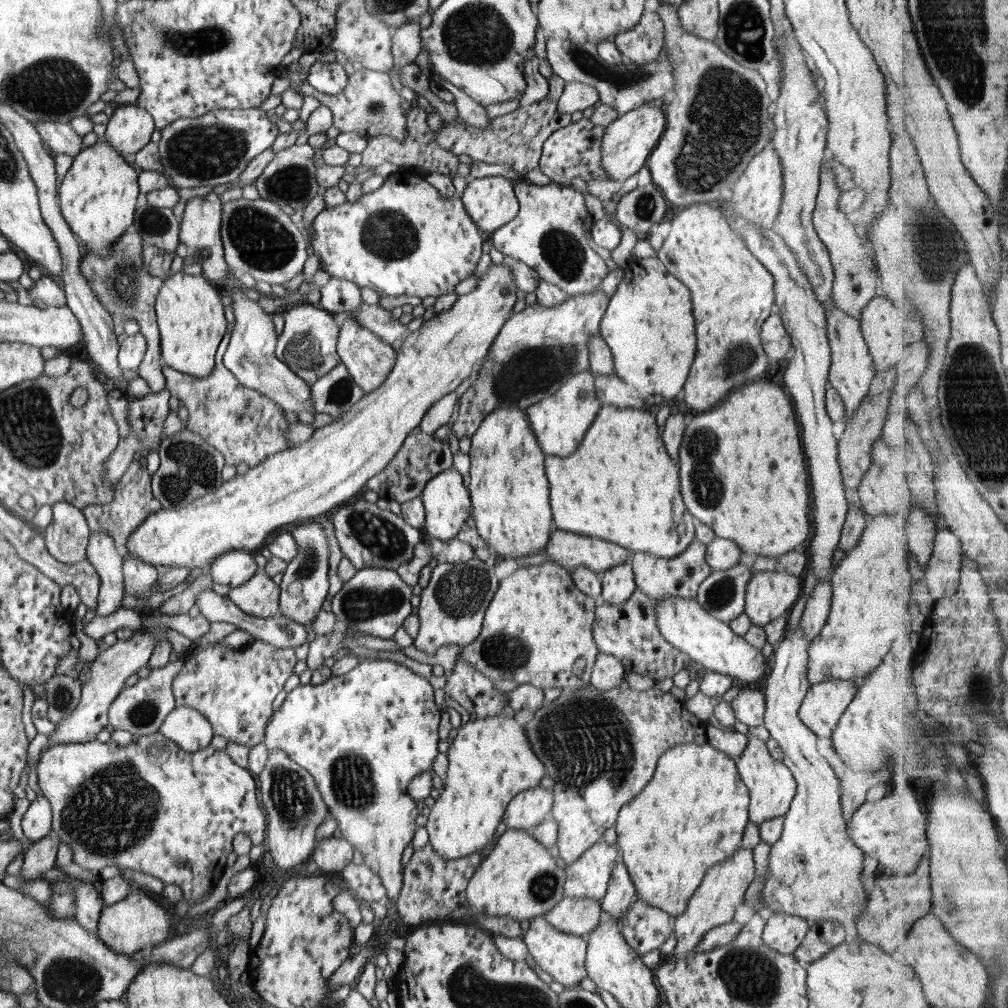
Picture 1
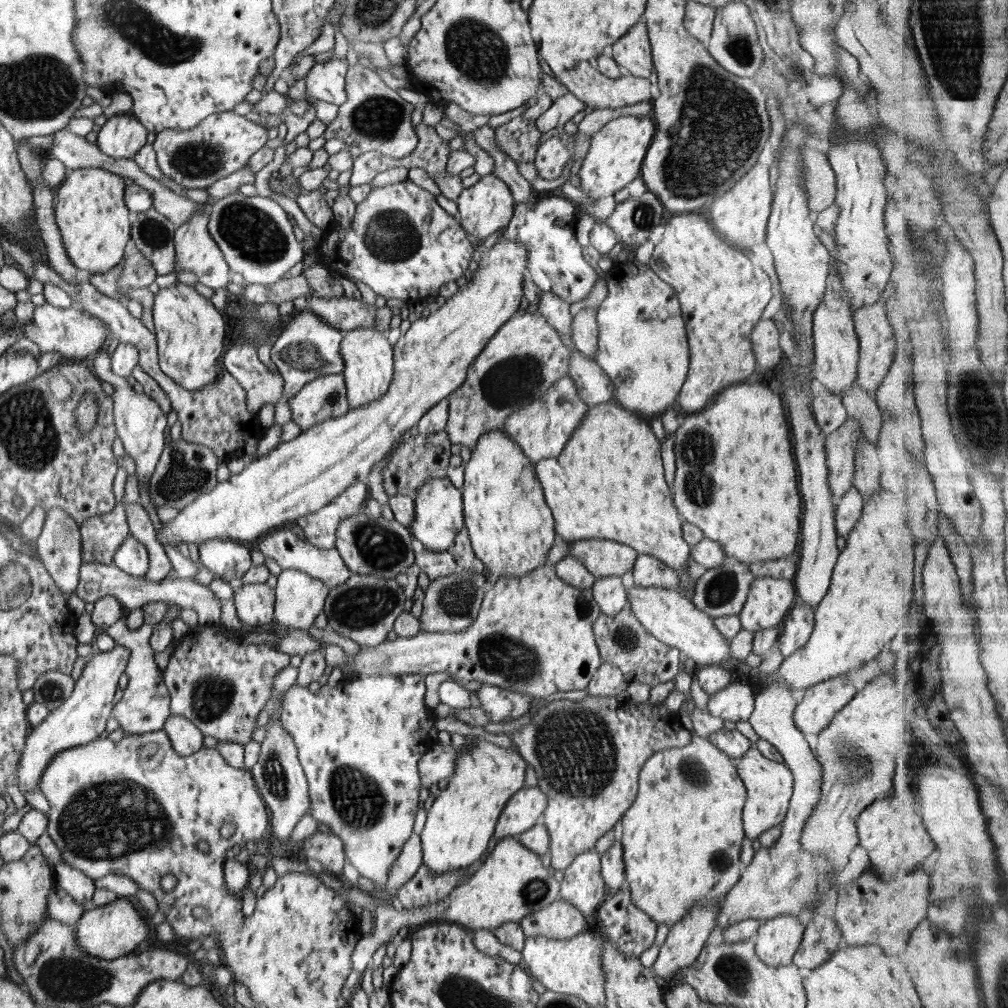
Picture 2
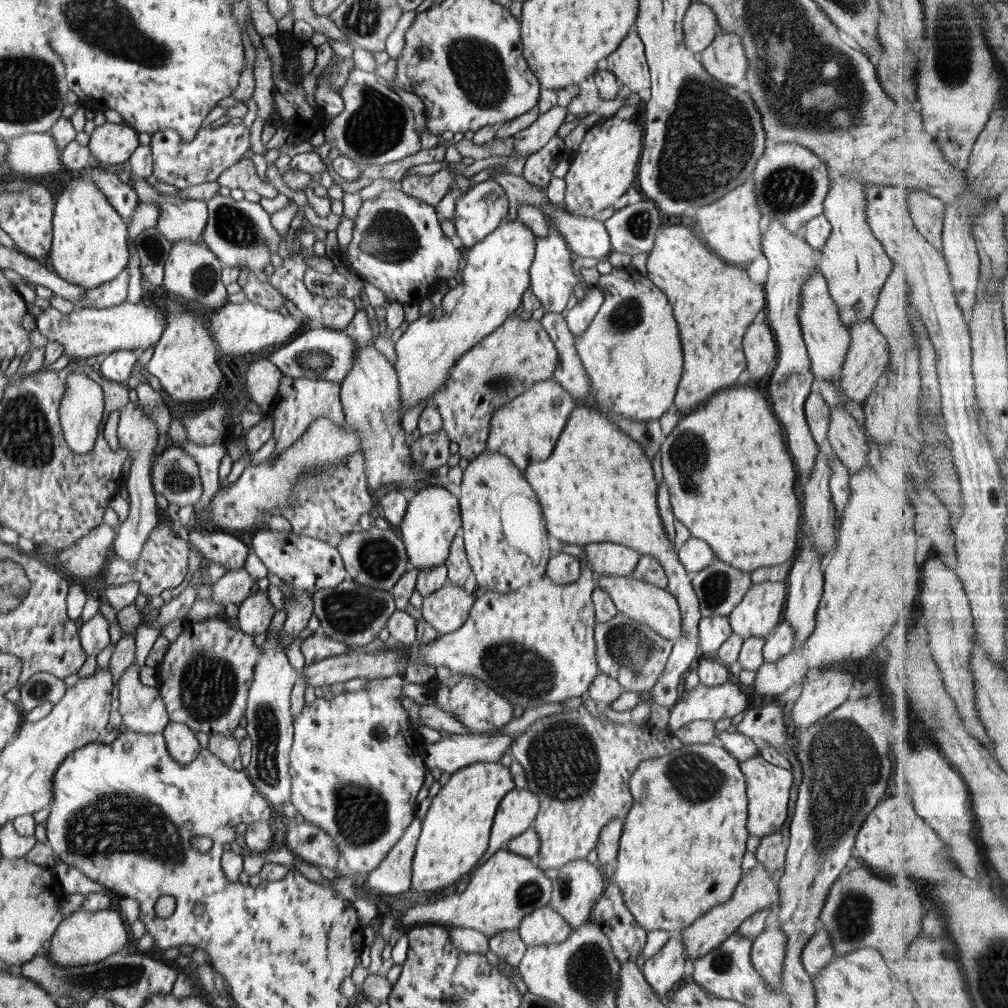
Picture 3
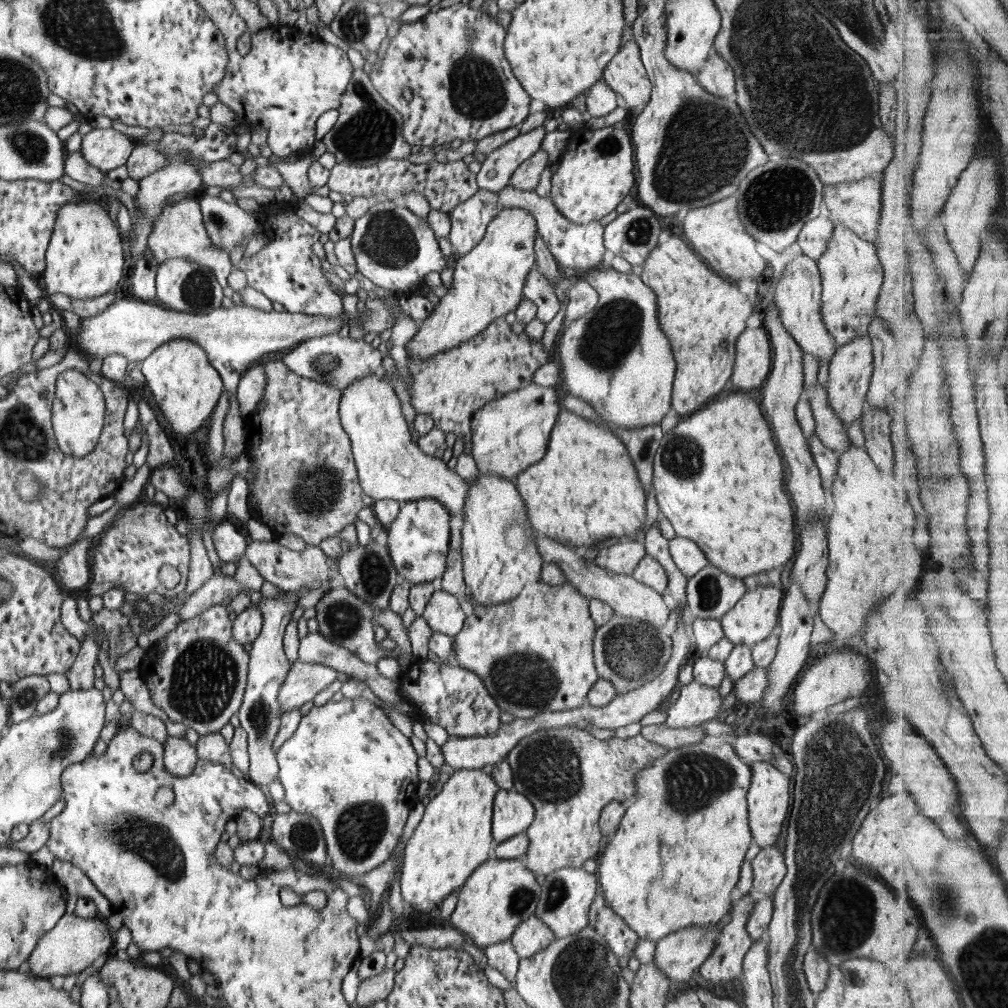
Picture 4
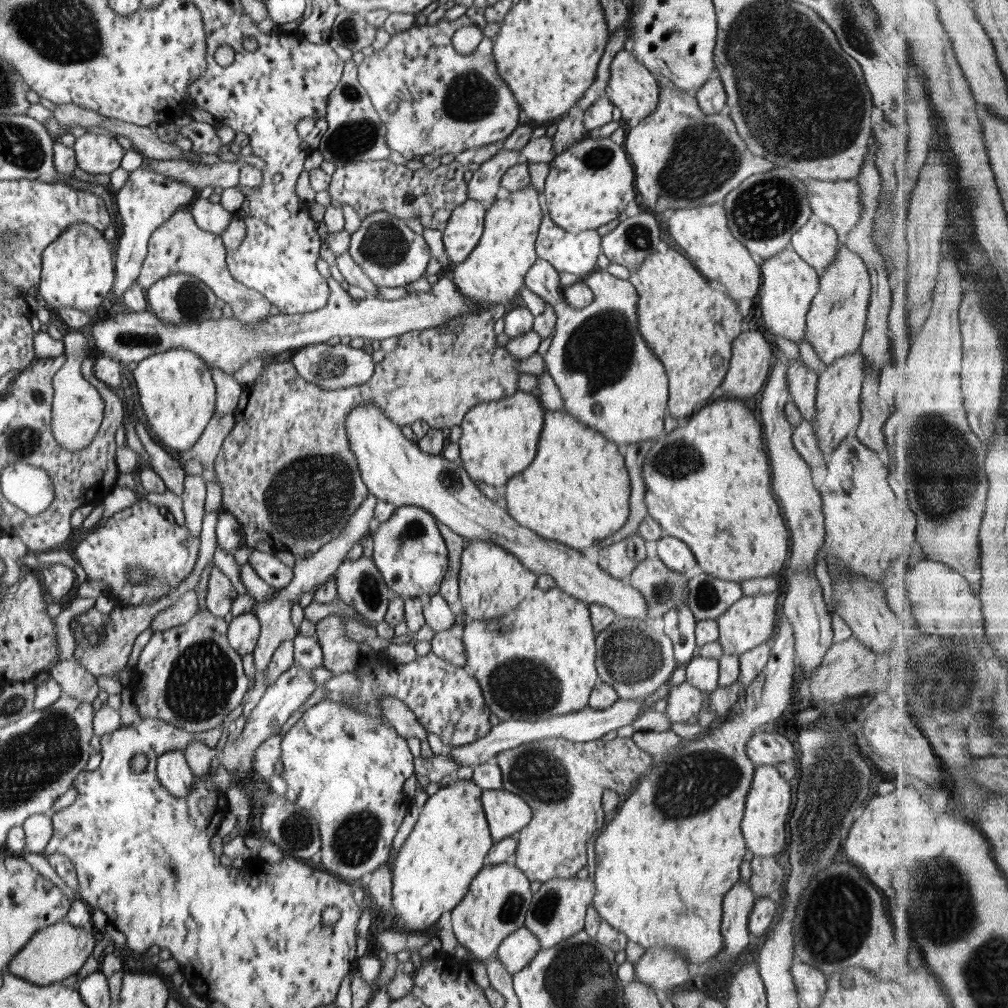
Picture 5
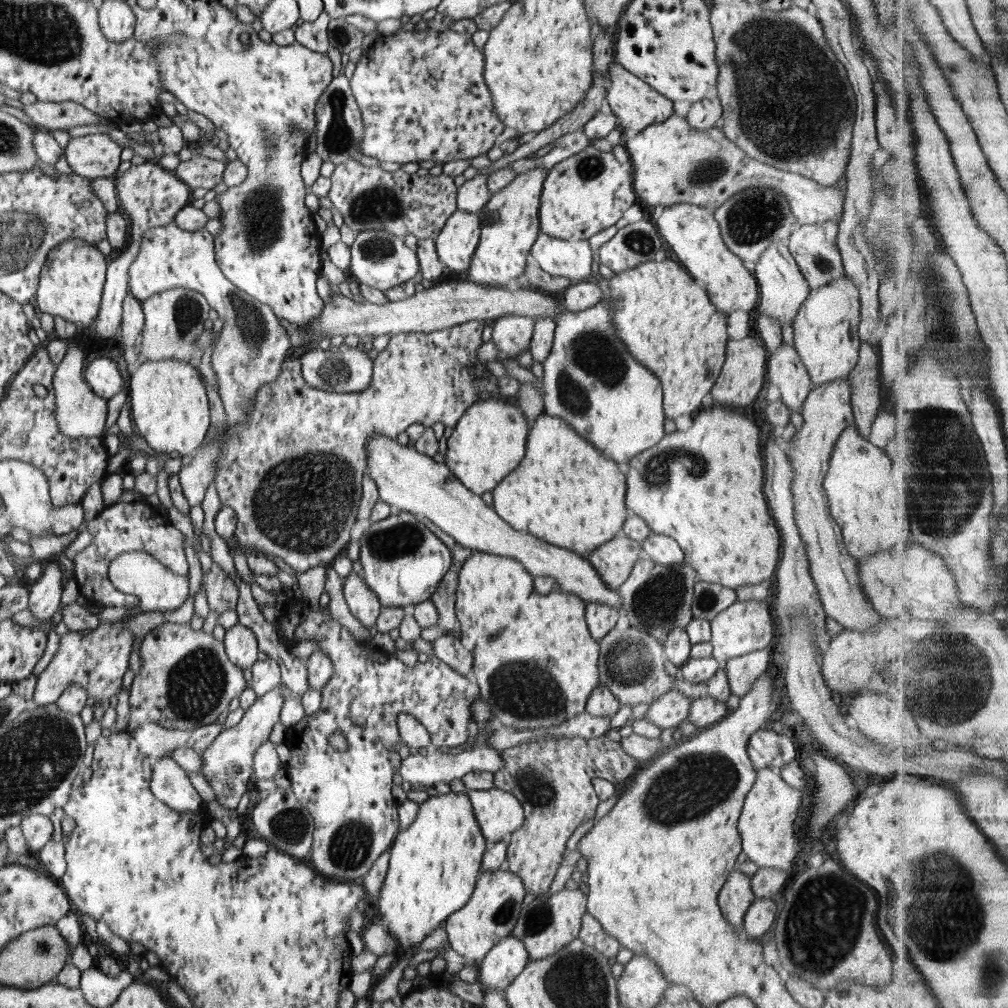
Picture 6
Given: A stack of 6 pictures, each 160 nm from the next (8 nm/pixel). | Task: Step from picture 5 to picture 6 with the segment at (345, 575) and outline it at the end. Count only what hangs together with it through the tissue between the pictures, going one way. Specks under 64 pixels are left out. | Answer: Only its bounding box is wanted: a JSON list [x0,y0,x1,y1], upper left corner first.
[343,572,383,629]

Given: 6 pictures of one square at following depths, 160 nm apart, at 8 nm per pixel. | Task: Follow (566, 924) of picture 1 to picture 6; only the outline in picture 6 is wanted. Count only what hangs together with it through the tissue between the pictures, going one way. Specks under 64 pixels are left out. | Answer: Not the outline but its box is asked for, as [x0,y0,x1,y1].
[477,934,529,989]

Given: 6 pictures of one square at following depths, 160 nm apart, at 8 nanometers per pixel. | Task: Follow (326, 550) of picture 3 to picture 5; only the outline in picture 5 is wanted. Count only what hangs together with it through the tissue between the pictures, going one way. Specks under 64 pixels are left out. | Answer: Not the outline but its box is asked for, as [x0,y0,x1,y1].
[247,550,293,590]

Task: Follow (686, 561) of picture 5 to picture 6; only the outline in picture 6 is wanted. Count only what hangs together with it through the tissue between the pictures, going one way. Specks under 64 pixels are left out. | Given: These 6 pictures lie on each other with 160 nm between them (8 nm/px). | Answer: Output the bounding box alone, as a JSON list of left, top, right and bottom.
[642,532,684,565]

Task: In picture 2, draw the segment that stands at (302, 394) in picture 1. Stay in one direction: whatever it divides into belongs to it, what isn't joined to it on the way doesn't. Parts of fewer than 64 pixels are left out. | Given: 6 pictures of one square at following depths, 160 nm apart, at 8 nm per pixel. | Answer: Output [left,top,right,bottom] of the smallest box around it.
[222,337,285,412]

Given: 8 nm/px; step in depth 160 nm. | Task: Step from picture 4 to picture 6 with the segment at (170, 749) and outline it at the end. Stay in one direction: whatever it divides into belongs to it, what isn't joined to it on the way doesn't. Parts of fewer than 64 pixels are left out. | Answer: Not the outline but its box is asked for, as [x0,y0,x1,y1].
[150,756,201,812]

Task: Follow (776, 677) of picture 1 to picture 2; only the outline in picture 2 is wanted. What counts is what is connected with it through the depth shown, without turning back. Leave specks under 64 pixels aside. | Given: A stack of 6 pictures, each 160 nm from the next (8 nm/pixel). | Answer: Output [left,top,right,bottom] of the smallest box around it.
[716,677,837,929]

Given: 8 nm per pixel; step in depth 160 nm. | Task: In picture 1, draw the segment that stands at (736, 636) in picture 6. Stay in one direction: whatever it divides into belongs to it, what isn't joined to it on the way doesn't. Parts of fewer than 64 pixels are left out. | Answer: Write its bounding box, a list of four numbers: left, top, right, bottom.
[745,571,800,627]

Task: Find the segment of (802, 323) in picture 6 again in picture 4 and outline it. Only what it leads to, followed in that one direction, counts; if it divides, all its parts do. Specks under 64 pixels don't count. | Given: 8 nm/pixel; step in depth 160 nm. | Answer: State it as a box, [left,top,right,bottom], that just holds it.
[817,225,883,348]

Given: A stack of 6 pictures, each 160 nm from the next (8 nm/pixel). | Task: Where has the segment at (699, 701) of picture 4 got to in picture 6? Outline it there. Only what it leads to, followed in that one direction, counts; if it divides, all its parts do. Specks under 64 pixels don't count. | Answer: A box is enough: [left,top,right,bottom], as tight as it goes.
[643,690,692,730]

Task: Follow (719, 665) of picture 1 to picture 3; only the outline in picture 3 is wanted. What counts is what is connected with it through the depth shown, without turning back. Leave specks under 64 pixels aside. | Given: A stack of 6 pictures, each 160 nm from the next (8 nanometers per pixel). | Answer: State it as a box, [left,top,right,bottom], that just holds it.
[599,574,682,641]

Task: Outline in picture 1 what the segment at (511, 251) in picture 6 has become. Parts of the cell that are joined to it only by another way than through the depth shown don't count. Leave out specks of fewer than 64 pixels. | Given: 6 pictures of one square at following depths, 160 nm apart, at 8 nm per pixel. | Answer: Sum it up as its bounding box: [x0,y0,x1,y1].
[126,264,519,571]

